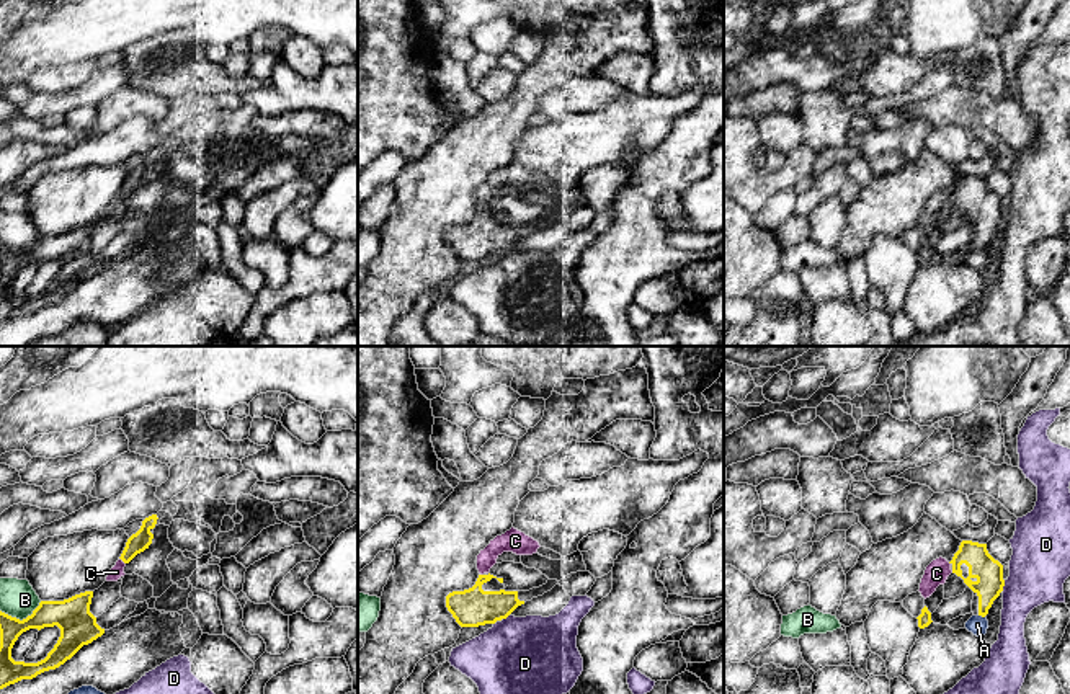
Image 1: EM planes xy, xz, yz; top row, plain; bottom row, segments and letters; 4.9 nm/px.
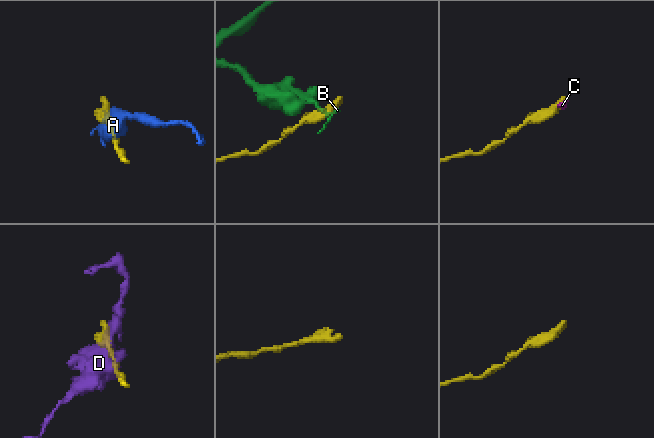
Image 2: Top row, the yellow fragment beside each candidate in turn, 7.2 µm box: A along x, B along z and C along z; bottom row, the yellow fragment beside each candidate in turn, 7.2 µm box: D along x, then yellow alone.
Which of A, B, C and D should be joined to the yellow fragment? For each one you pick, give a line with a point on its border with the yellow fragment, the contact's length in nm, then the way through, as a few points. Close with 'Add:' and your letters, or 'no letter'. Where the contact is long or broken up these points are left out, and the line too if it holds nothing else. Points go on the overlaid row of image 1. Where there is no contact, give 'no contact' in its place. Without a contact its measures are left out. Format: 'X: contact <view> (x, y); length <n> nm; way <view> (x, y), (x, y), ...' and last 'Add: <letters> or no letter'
C: contact xy (121, 559); length 50 nm; way xy (138, 542), (121, 559), (116, 572)
Add: C

